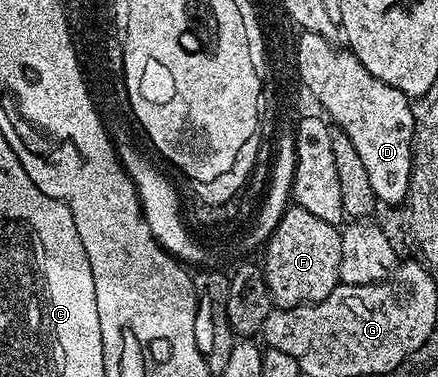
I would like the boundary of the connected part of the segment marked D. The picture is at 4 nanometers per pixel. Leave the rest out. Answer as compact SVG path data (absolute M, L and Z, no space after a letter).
M317 33L316 39L311 43L300 43L300 68L305 68L304 78L311 86L310 92L321 106L324 104L323 112L344 129L350 142L354 143L354 148L366 167L367 178L370 179L377 202L388 207L401 204L402 199L408 196L408 184L412 178L412 134L416 127L413 102L401 89L395 89L393 85L387 85L385 81L372 75L353 55L351 49L339 49L335 40L325 39L321 33Z

